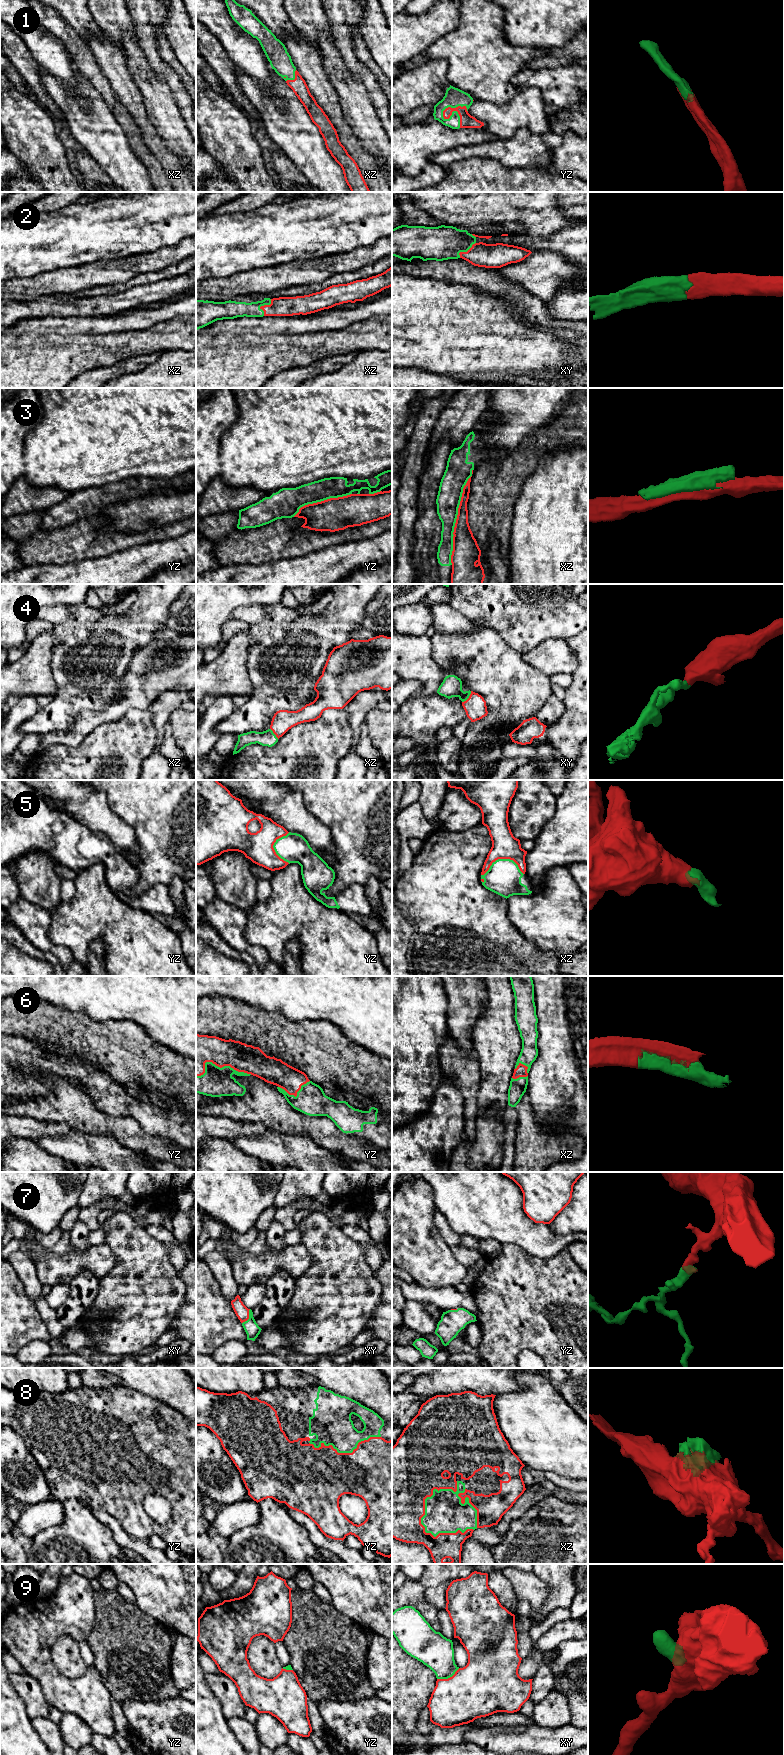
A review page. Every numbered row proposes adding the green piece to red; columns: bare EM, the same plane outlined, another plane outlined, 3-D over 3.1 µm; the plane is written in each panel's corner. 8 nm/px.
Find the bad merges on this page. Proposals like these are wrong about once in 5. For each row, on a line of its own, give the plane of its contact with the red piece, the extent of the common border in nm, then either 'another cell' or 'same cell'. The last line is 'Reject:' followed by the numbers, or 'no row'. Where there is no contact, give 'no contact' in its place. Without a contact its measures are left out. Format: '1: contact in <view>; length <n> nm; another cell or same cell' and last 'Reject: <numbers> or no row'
1: contact in yz; length 220 nm; same cell
2: contact in xz; length 150 nm; same cell
3: contact in xz; length 750 nm; another cell
4: contact in xy; length 120 nm; same cell
5: contact in xz; length 340 nm; same cell
6: contact in yz; length 440 nm; same cell
7: contact in xy; length 140 nm; same cell
8: contact in xz; length 480 nm; same cell
9: contact in xy; length 200 nm; same cell
Reject: 3

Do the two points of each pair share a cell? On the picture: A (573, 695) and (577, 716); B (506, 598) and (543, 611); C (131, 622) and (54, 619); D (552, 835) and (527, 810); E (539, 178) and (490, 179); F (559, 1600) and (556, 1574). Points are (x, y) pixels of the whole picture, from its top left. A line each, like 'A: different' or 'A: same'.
A: same
B: same
C: different
D: different
E: same
F: same

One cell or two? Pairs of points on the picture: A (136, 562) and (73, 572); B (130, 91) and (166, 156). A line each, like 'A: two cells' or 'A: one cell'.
A: one cell
B: one cell

